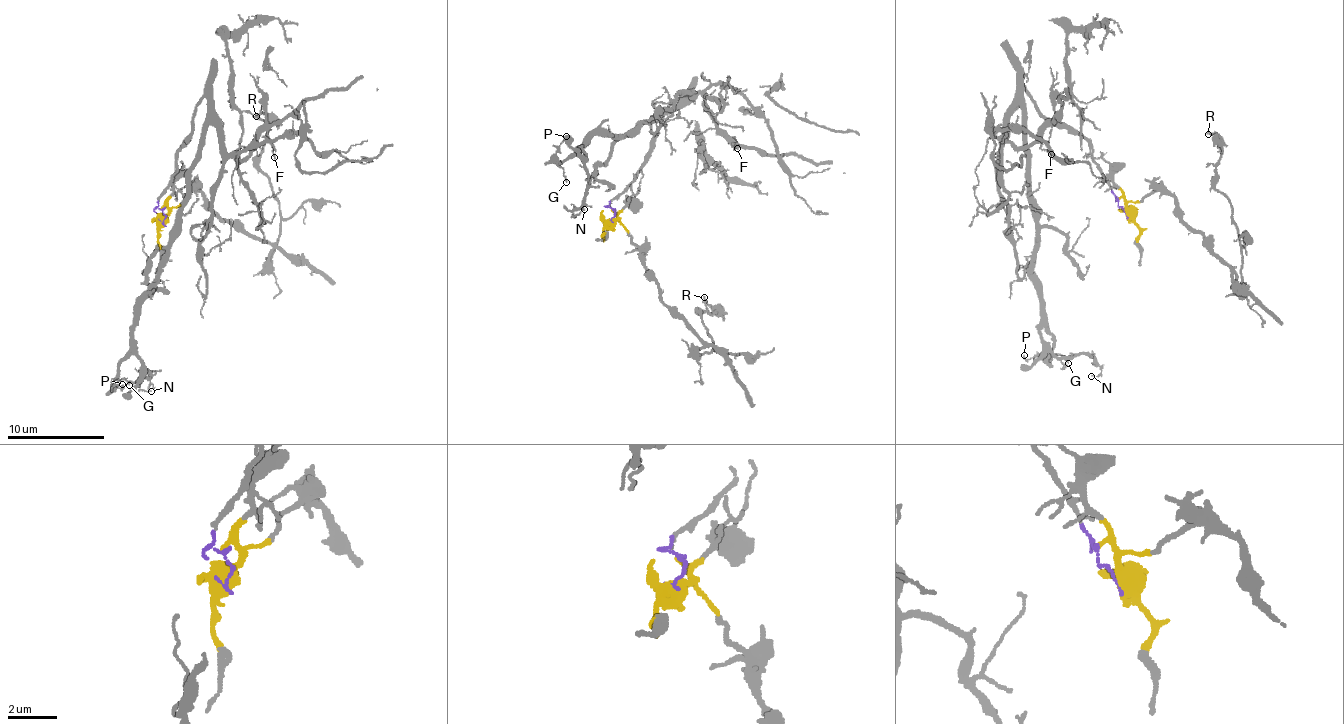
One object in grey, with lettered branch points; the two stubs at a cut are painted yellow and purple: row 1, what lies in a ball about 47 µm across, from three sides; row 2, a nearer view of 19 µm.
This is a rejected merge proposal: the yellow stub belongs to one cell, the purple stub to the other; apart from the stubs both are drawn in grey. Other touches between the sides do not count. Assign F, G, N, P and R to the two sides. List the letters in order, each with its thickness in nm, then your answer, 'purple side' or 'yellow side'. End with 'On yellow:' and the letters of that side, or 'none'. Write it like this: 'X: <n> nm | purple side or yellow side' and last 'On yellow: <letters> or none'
F: 140 nm | purple side
G: 140 nm | purple side
N: 100 nm | purple side
P: 90 nm | purple side
R: 150 nm | yellow side
On yellow: R

